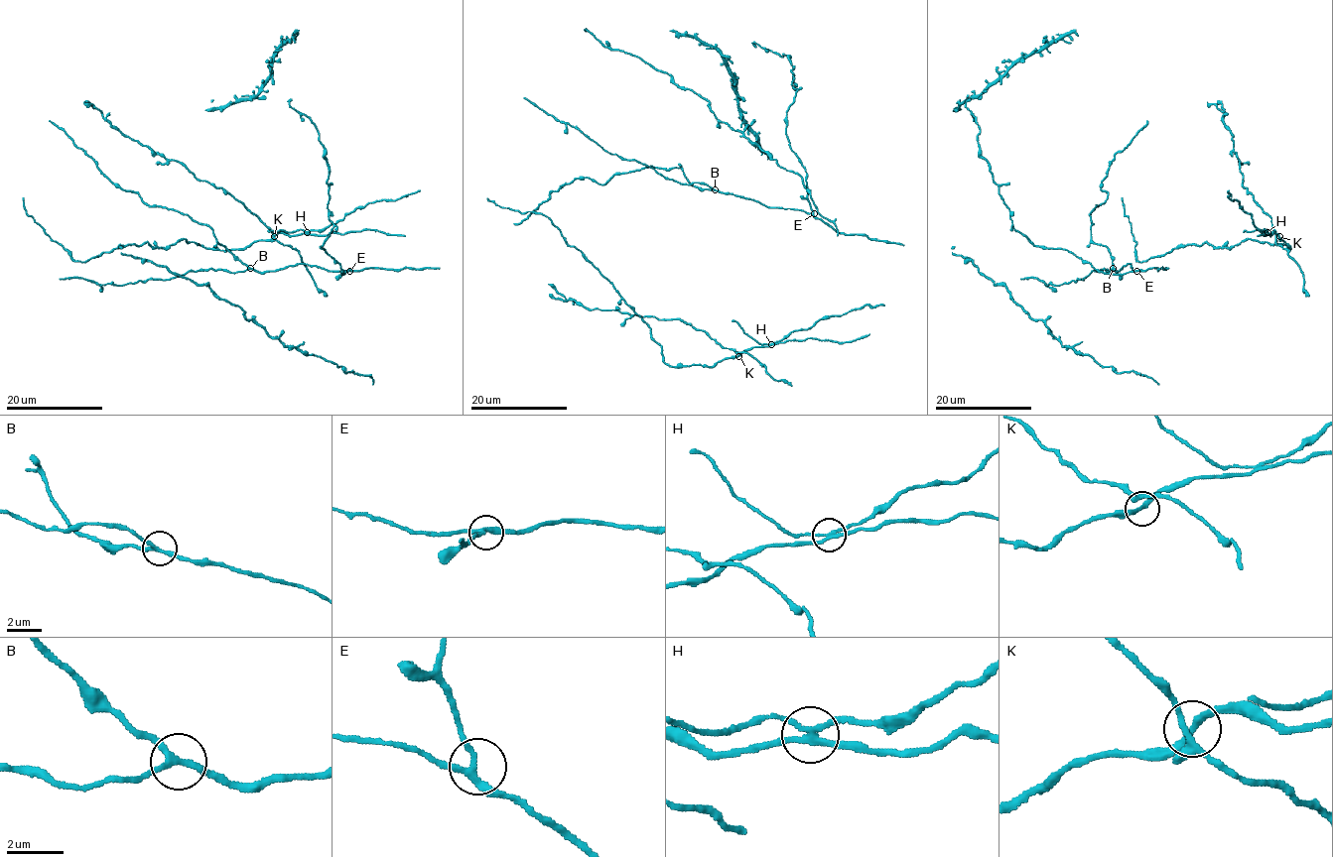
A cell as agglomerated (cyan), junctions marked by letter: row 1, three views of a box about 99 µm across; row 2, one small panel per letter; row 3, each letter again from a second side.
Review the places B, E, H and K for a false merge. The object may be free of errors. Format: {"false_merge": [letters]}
{"false_merge": ["H"]}

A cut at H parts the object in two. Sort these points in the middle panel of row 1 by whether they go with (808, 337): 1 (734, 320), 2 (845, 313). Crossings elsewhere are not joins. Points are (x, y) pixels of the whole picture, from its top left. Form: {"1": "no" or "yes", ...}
{"1": "no", "2": "no"}

